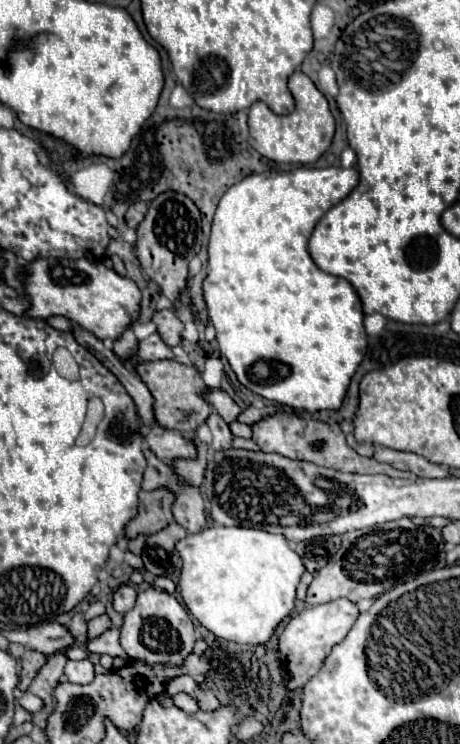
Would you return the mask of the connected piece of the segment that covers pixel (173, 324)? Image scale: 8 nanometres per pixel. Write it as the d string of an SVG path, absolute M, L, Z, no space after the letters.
M158 310L152 318L152 322L156 324L158 328L158 334L160 338L168 344L168 346L176 346L182 342L180 334L184 330L184 324L182 320L178 318L178 314L174 310Z

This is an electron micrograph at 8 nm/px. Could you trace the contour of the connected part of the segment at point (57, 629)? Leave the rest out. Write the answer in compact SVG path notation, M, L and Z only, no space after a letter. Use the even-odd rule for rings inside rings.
M56 622L34 626L28 630L4 630L2 634L14 644L20 644L30 650L38 650L42 654L62 652L64 648L70 648L78 642L66 626Z

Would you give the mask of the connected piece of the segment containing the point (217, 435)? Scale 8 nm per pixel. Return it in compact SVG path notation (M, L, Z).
M212 412L206 420L206 424L210 426L210 432L212 432L212 450L224 450L224 448L230 448L230 442L232 442L232 432L228 428L228 424L220 418L220 414Z

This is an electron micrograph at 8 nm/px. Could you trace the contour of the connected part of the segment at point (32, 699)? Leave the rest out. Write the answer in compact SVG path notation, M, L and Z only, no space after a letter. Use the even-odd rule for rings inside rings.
M24 692L20 698L18 698L18 704L26 710L26 712L38 712L42 708L42 700L38 696L32 696L30 692Z

